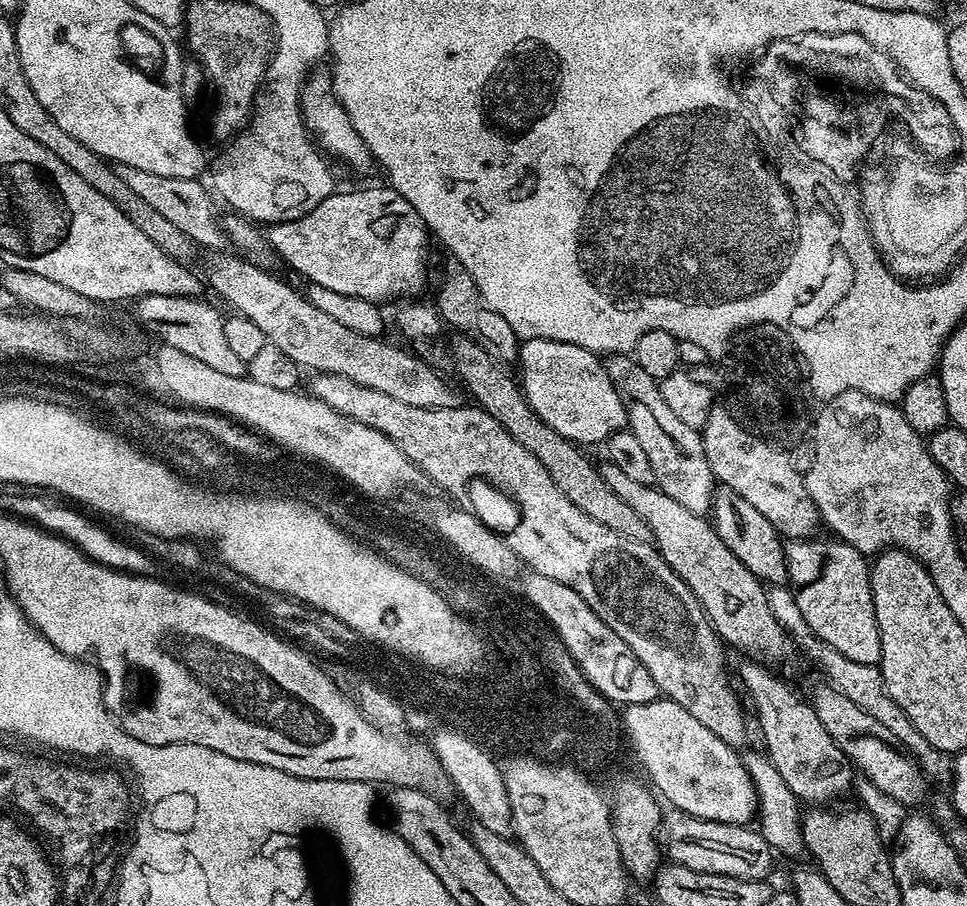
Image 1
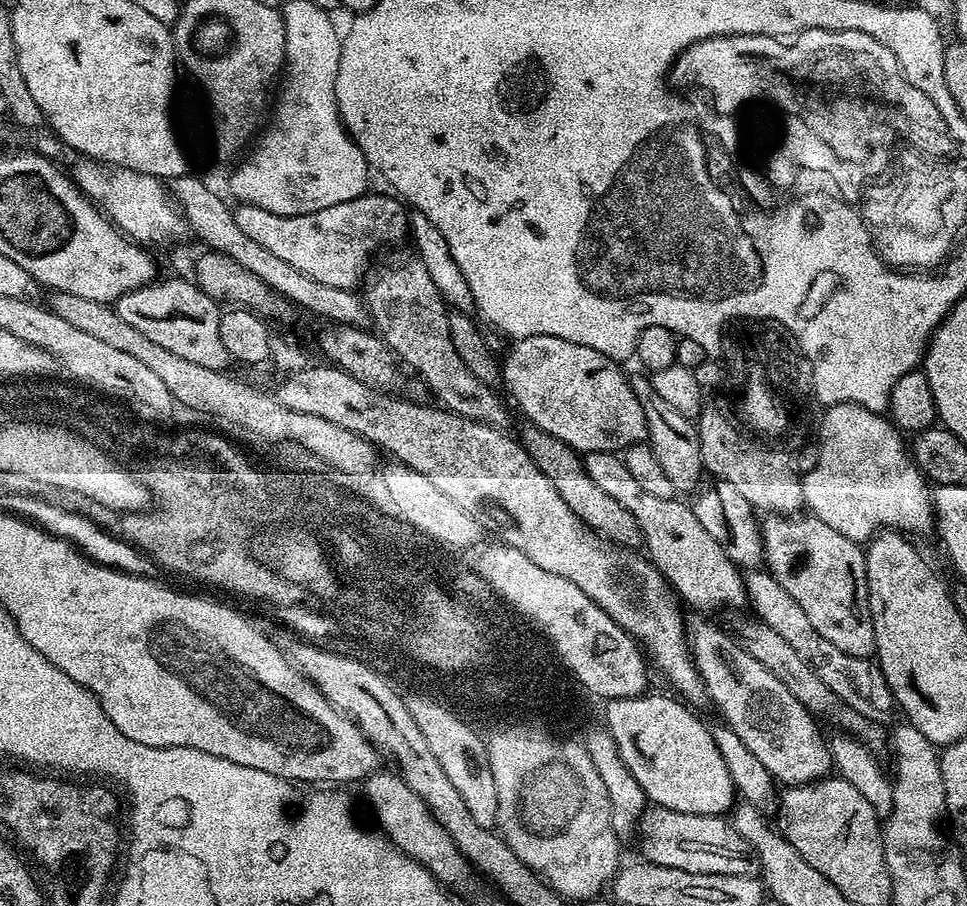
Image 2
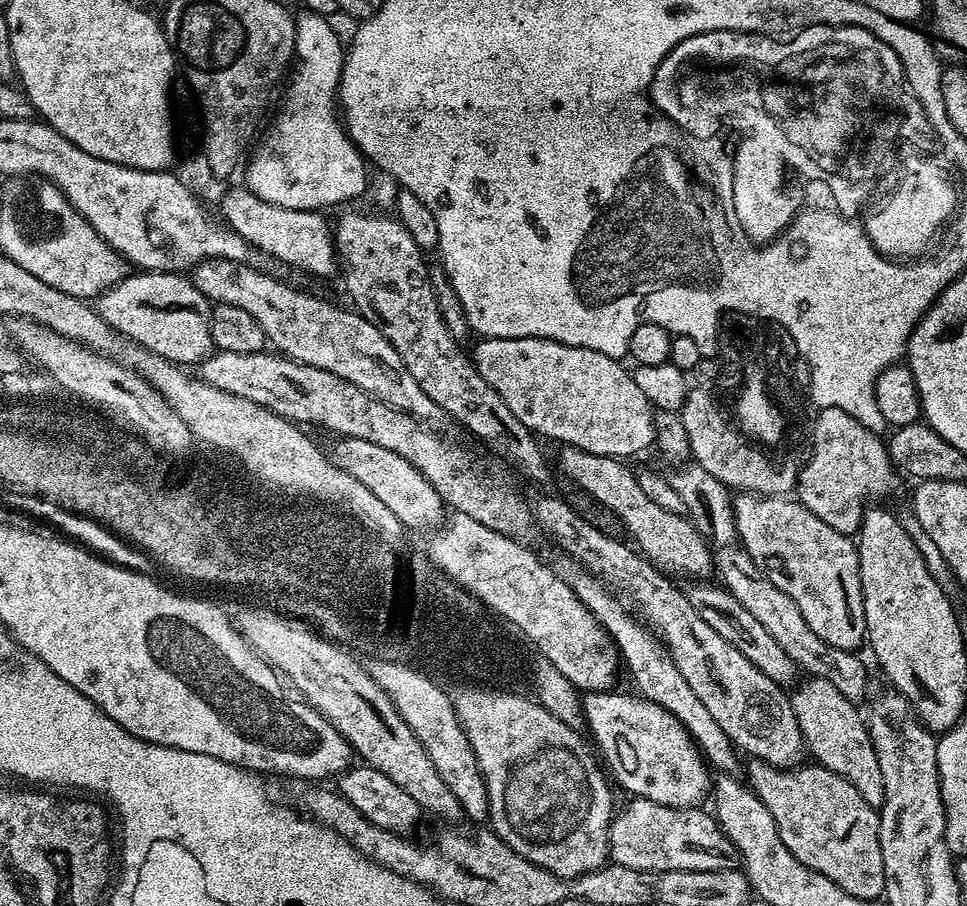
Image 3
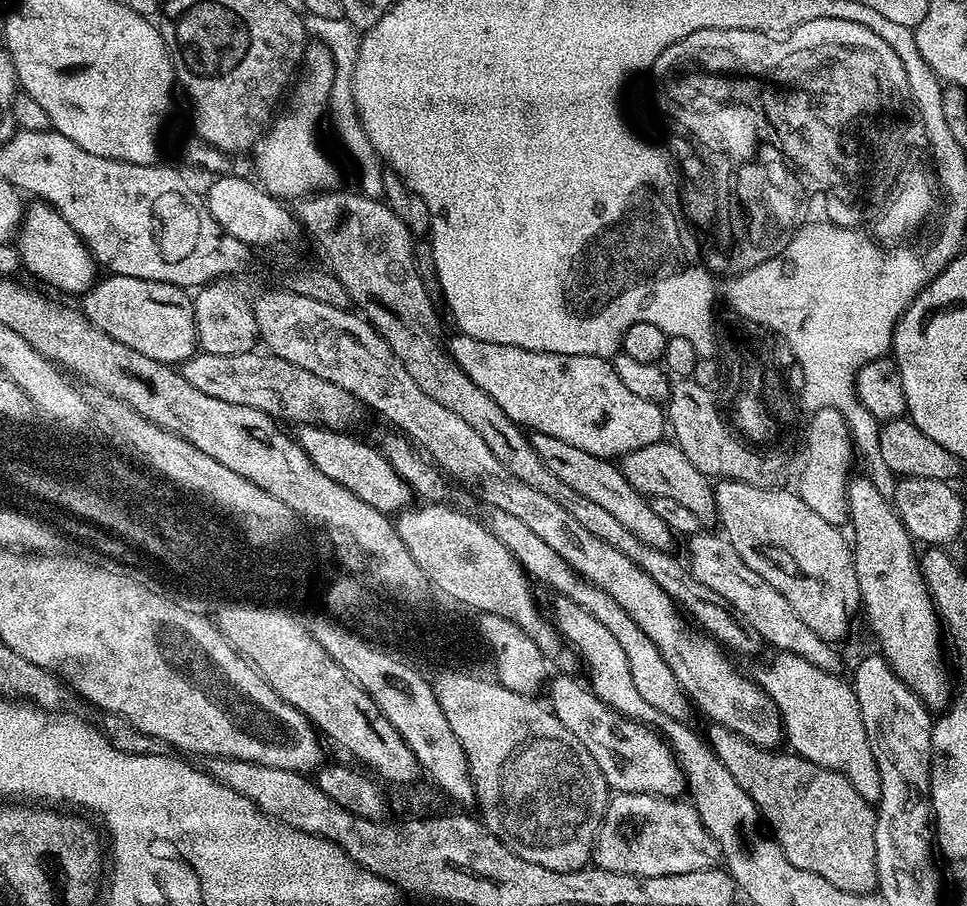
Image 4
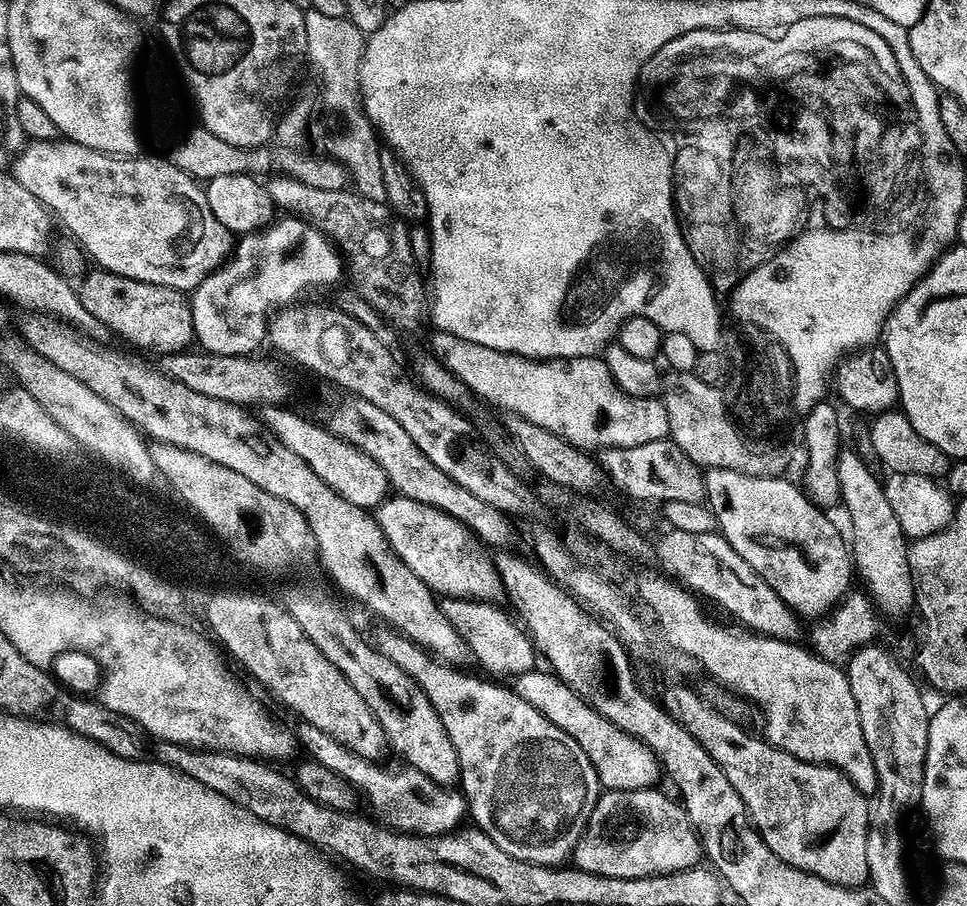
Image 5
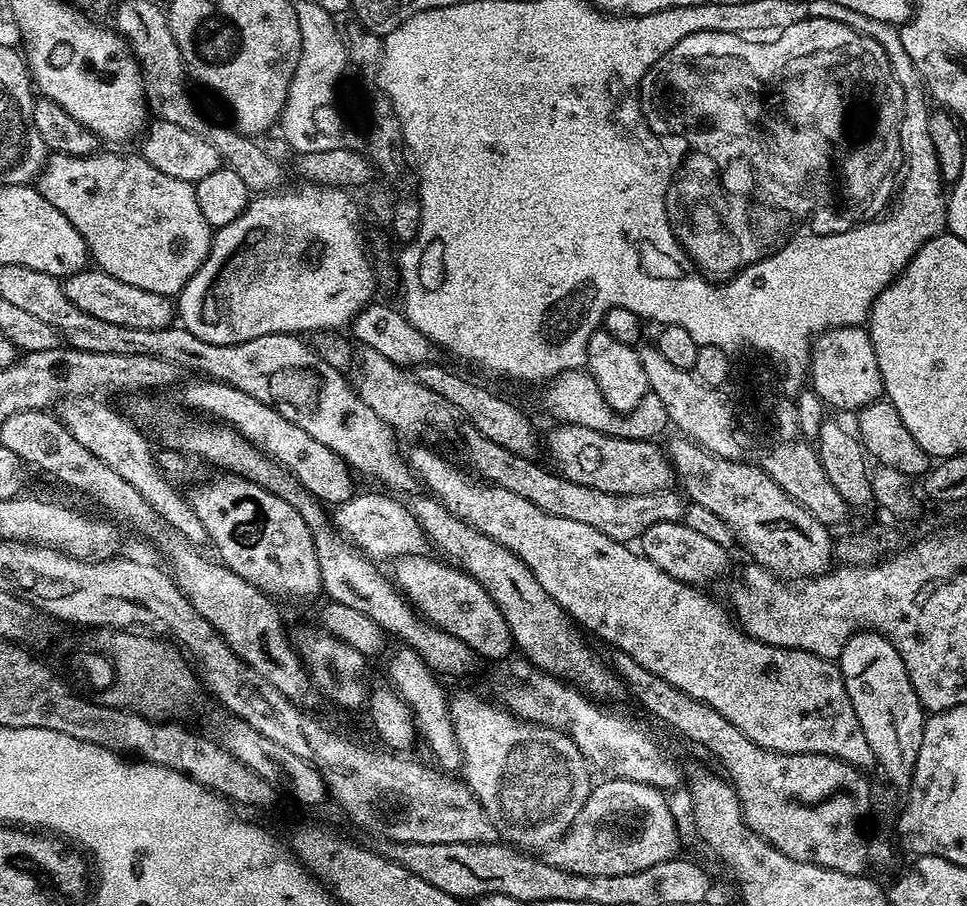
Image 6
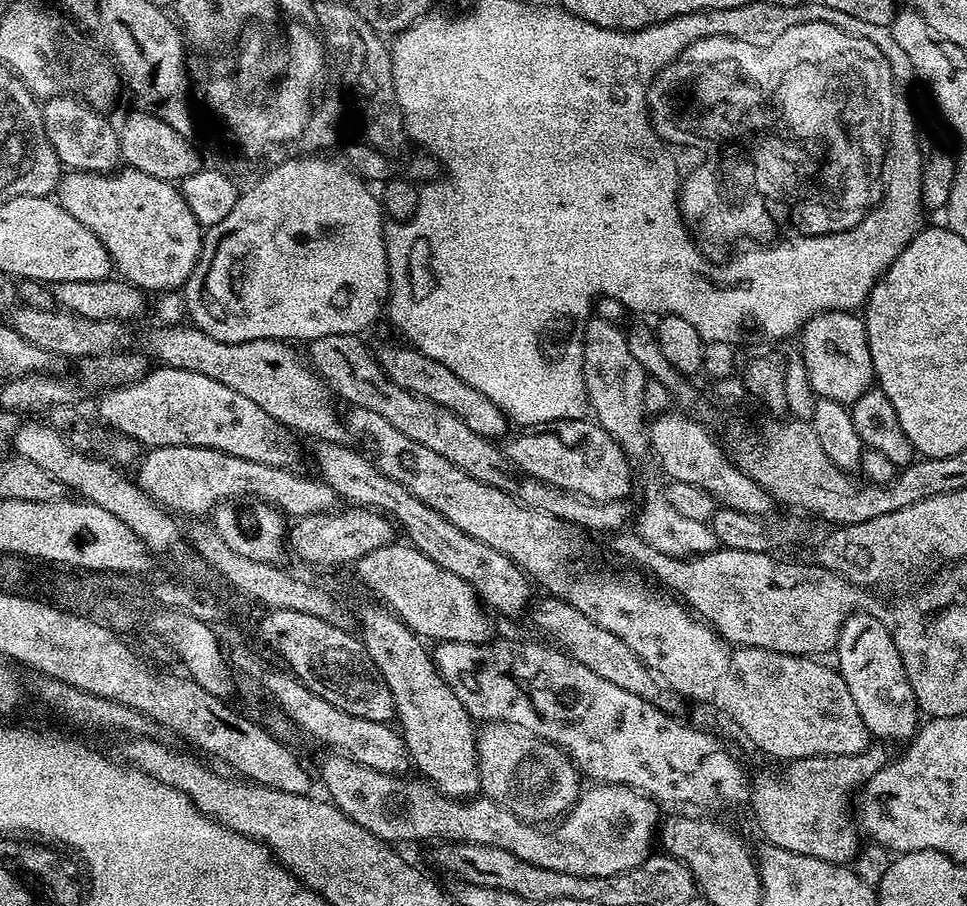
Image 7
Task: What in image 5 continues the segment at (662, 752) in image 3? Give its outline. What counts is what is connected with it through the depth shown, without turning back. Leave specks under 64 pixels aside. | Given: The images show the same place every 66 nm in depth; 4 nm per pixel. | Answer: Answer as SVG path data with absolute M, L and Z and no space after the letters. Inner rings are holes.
M533 670L515 677L514 691L530 706L534 706L554 726L566 730L586 750L590 762L596 768L601 785L605 789L614 788L650 788L662 776L662 765L655 754L641 740L614 726L598 710L594 710L570 686L566 686L551 671ZM516 683L516 684L515 684Z

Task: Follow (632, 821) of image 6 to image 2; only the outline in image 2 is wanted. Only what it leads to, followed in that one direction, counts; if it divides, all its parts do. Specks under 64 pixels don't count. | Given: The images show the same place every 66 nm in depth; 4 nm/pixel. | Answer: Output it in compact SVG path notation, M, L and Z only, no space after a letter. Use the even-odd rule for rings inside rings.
M652 806L640 818L640 852L649 864L677 868L702 874L738 874L751 876L754 872L754 853L750 842L732 828L724 816L682 814L678 810Z

